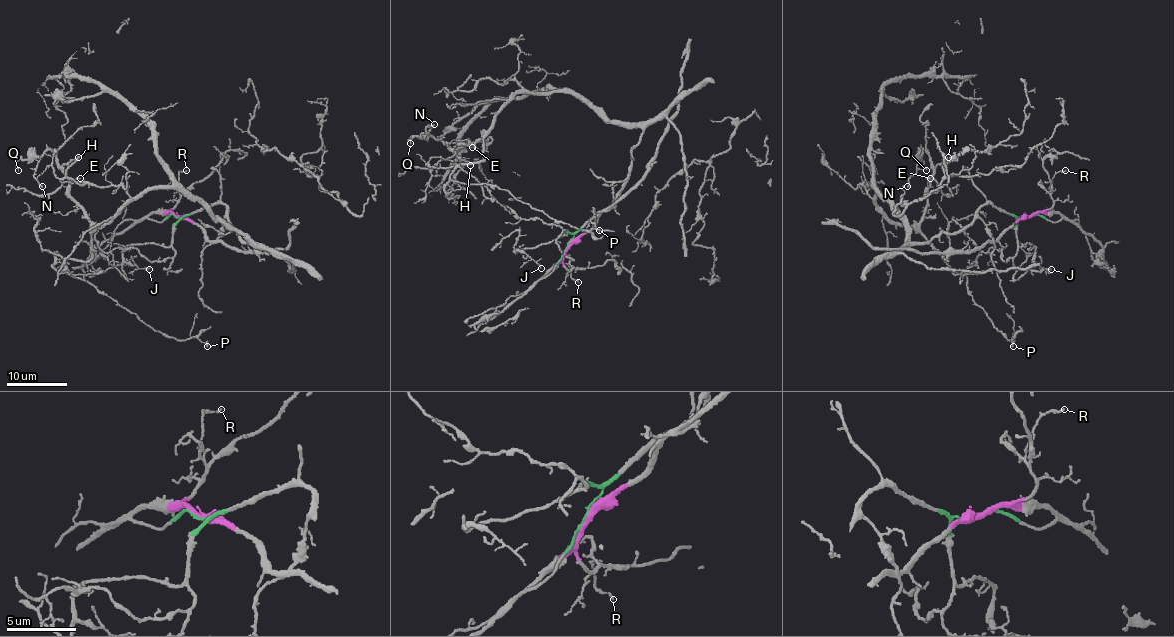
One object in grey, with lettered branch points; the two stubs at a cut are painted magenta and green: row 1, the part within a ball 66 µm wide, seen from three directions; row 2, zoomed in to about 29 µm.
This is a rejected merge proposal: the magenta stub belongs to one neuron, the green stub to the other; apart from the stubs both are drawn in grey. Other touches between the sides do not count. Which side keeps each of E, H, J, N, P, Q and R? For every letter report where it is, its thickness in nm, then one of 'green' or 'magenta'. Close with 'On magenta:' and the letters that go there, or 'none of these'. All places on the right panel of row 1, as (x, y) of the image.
E: at (930, 178); 200 nm thick; green
H: at (948, 157); 240 nm thick; green
J: at (1051, 269); 110 nm thick; green
N: at (907, 186); 180 nm thick; green
P: at (1013, 346); 130 nm thick; green
Q: at (926, 170); 140 nm thick; green
R: at (1065, 170); 130 nm thick; magenta
On magenta: R

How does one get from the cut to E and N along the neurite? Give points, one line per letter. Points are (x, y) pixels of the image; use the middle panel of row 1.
E: (567, 245), (617, 198), (641, 129), (608, 123), (564, 91), (518, 93), (478, 141), (462, 144), (472, 147)
N: (567, 245), (617, 198), (641, 129), (564, 91), (518, 93), (457, 150), (425, 130), (435, 124)

